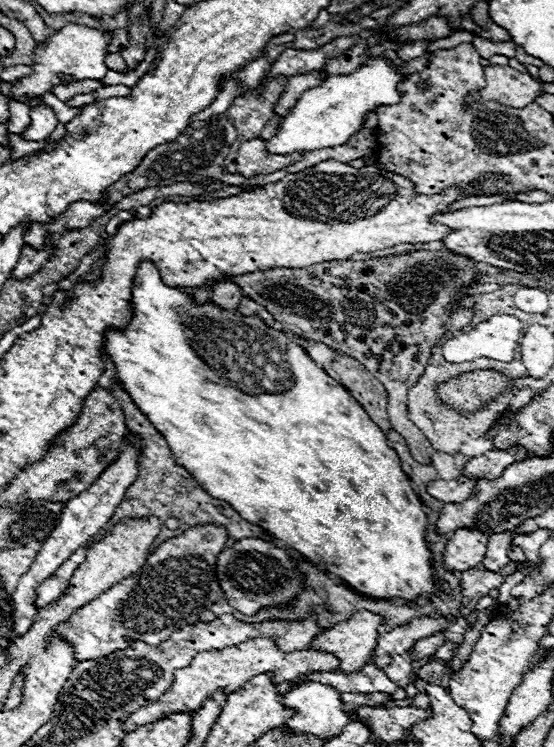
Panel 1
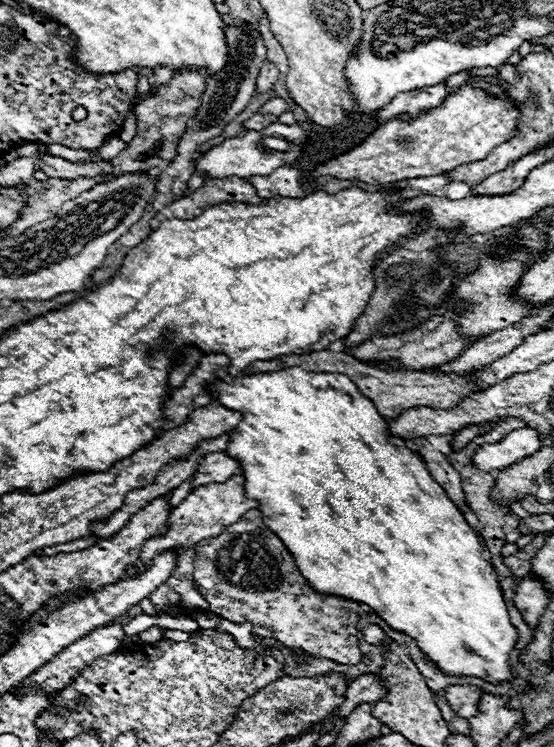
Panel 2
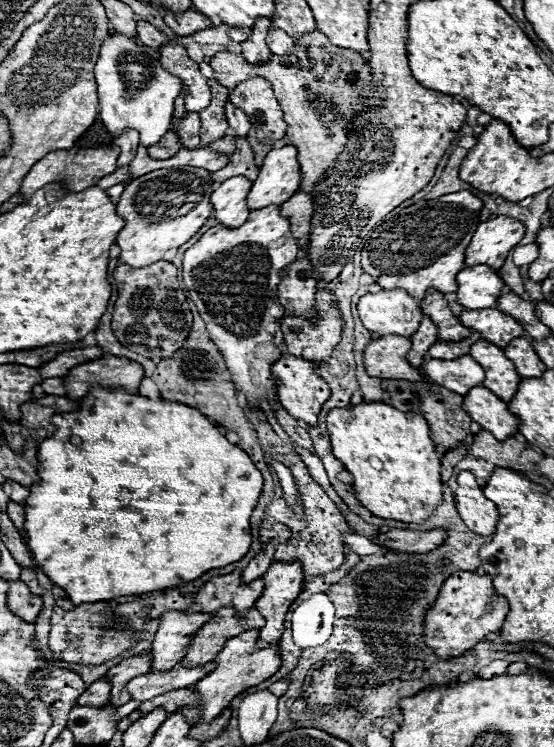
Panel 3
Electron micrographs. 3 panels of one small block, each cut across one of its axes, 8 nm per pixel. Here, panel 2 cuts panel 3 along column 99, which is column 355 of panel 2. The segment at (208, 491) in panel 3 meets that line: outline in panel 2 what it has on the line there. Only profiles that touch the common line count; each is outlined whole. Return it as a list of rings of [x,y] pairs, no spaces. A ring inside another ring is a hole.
[[[284,368],[280,372],[264,372],[264,374],[260,372],[252,376],[240,376],[234,378],[234,382],[230,384],[216,380],[210,388],[214,392],[214,398],[220,404],[224,404],[230,410],[240,410],[244,414],[240,426],[232,430],[232,438],[226,452],[232,454],[234,458],[240,458],[242,474],[246,478],[244,490],[248,498],[258,500],[262,504],[260,512],[264,524],[274,534],[278,534],[278,538],[282,538],[284,546],[288,548],[296,566],[300,568],[300,574],[312,584],[312,588],[316,588],[320,594],[336,594],[340,598],[368,604],[390,628],[400,630],[402,634],[410,634],[416,640],[418,648],[428,658],[428,662],[432,662],[444,674],[476,676],[492,684],[512,682],[516,678],[516,674],[508,664],[510,652],[514,650],[516,644],[516,628],[510,622],[506,600],[496,580],[498,578],[496,570],[492,562],[486,560],[484,540],[472,530],[472,526],[464,520],[460,508],[448,498],[442,486],[430,476],[422,458],[416,452],[412,452],[402,438],[388,434],[388,422],[378,414],[376,406],[364,394],[360,394],[356,384],[348,376],[330,374],[330,372],[304,372],[300,368]]]

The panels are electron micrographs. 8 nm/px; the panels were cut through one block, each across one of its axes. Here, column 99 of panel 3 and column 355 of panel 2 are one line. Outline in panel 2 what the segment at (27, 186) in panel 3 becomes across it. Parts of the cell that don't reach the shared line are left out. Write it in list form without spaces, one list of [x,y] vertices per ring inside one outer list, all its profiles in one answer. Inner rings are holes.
[[[464,82],[440,106],[408,122],[400,118],[388,120],[354,150],[320,164],[312,176],[358,180],[374,186],[386,186],[406,178],[440,176],[462,164],[484,160],[496,146],[508,142],[518,132],[518,118],[520,112],[512,100],[490,96],[472,82]]]

